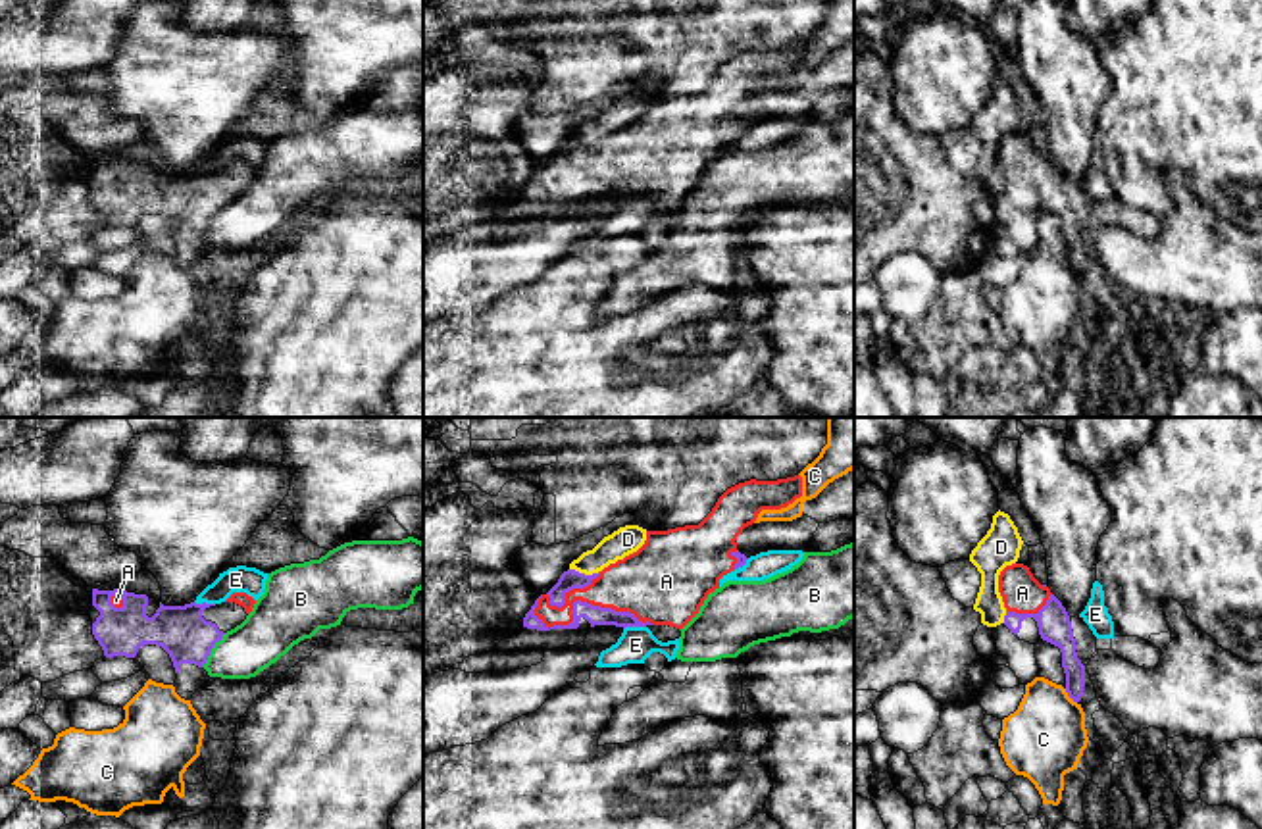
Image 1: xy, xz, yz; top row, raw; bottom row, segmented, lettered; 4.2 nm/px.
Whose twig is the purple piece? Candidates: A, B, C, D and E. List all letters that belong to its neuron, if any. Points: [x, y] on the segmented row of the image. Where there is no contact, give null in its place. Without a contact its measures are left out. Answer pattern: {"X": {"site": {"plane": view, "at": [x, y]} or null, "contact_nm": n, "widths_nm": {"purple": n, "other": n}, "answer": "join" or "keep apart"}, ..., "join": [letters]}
{"A": {"site": {"plane": "xz", "at": [585, 602]}, "contact_nm": 500, "widths_nm": {"purple": 80, "other": 260}, "answer": "join"}, "B": {"site": {"plane": "xy", "at": [210, 651]}, "contact_nm": 180, "widths_nm": {"purple": 220, "other": 220}, "answer": "keep apart"}, "C": {"site": {"plane": "yz", "at": [1070, 697]}, "contact_nm": 80, "widths_nm": {"purple": 90, "other": 340}, "answer": "keep apart"}, "D": {"site": {"plane": "xz", "at": [583, 574]}, "contact_nm": 130, "widths_nm": {"purple": 90, "other": 120}, "answer": "keep apart"}, "E": {"site": {"plane": "xz", "at": [633, 626]}, "contact_nm": 100, "widths_nm": {"purple": 80, "other": 150}, "answer": "keep apart"}, "join": ["A"]}

